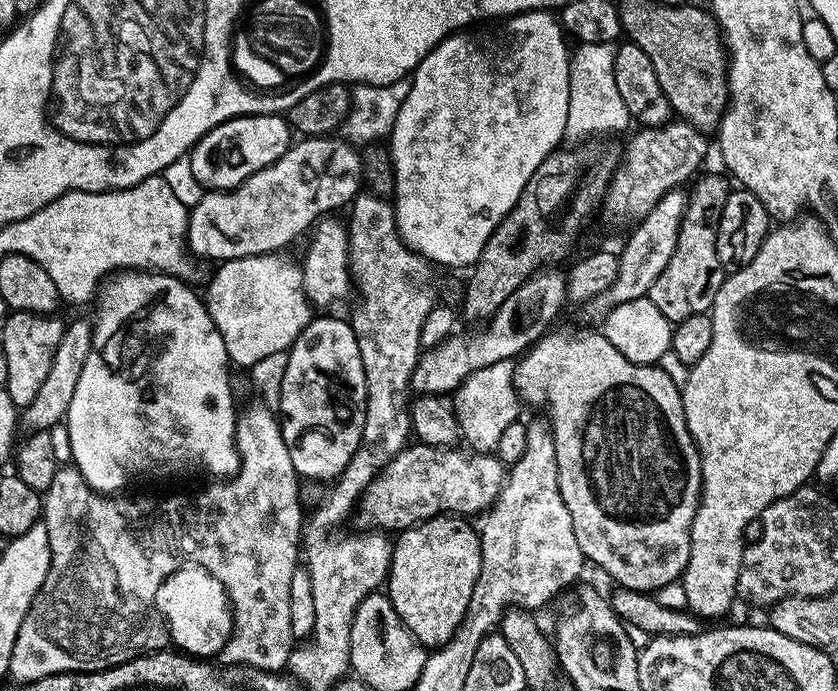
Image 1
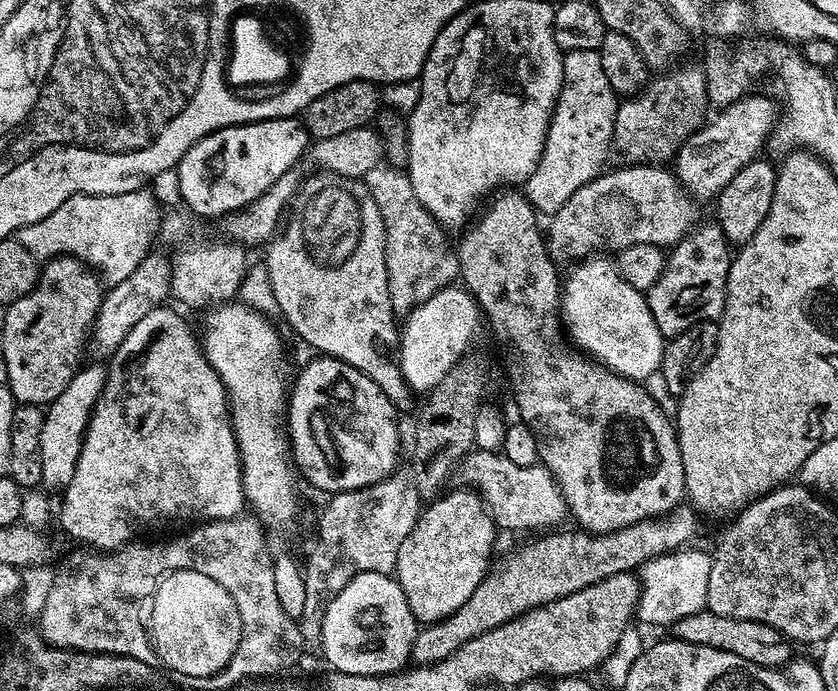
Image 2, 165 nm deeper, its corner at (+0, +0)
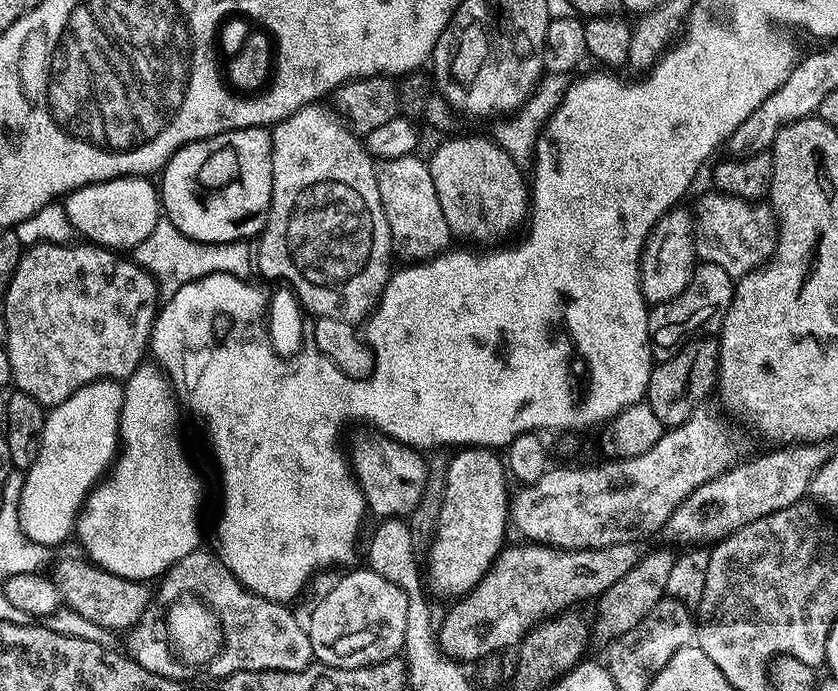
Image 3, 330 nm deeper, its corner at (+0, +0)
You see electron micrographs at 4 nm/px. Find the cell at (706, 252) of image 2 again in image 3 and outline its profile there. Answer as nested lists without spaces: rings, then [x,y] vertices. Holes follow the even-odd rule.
[[[700,262],[693,267],[692,277],[688,285],[673,300],[667,300],[661,304],[654,304],[648,310],[648,335],[653,349],[668,348],[672,350],[681,343],[682,336],[676,332],[688,332],[684,334],[696,334],[707,324],[715,325],[723,321],[728,313],[728,307],[732,305],[732,289],[734,278],[722,270],[722,266]]]

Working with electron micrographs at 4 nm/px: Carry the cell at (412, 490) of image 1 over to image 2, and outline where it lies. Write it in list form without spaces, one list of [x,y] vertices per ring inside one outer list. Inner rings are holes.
[[[473,450],[460,461],[458,476],[484,501],[484,506],[491,512],[497,529],[513,528],[516,532],[524,532],[527,528],[552,530],[560,526],[555,524],[562,523],[564,516],[566,520],[569,515],[568,503],[560,493],[555,478],[543,466],[517,466],[499,451]]]

